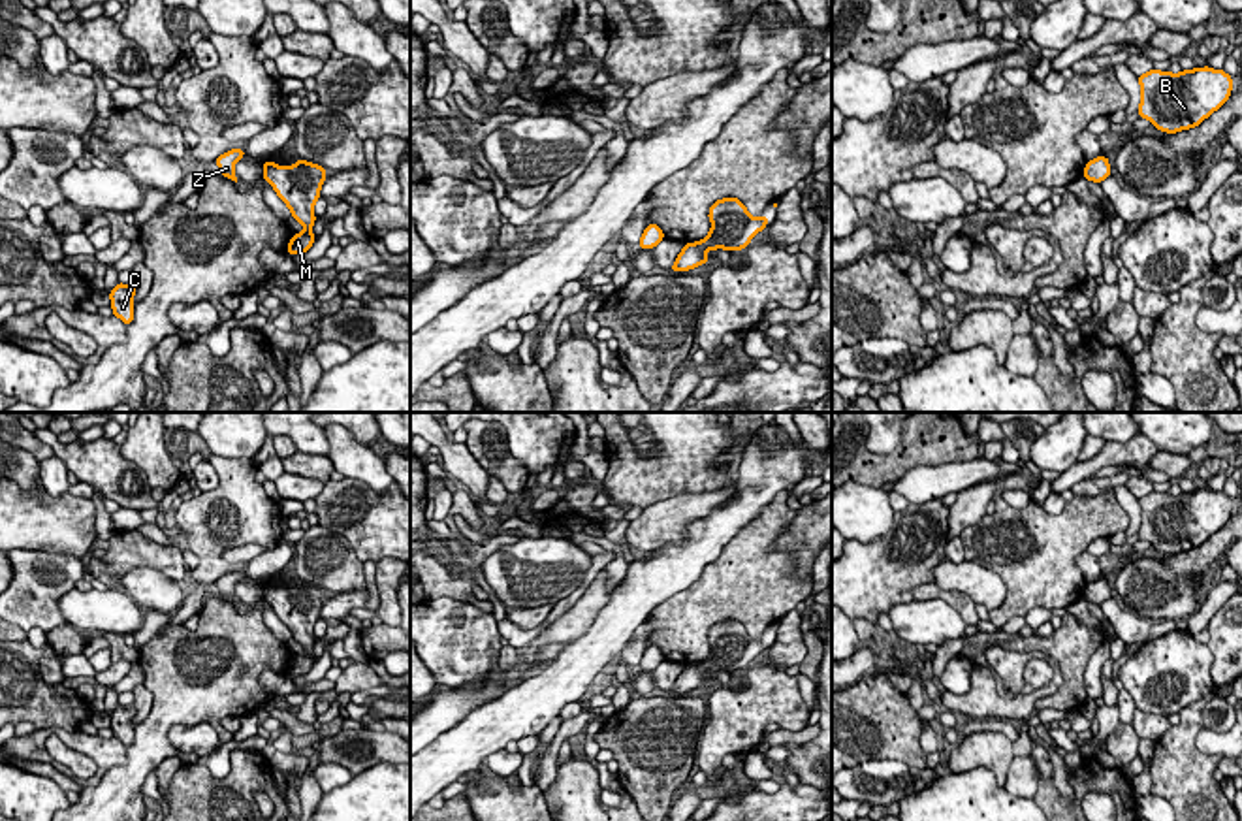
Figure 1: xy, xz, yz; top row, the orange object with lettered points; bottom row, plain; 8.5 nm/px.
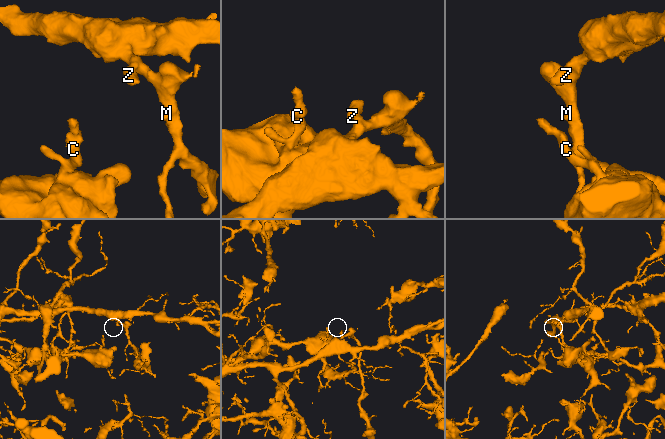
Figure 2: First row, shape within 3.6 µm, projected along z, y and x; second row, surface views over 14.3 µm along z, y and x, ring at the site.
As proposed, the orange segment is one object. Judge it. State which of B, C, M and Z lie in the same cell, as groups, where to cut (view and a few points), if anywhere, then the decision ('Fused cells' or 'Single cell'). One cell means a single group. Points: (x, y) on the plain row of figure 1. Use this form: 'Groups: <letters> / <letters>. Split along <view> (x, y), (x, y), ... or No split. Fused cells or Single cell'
Groups: B C M Z. No split. Single cell

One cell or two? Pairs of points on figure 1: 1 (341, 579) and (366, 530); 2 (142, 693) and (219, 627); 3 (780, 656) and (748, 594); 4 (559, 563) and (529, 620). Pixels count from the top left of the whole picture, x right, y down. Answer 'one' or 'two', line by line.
1: two
2: two
3: two
4: two

